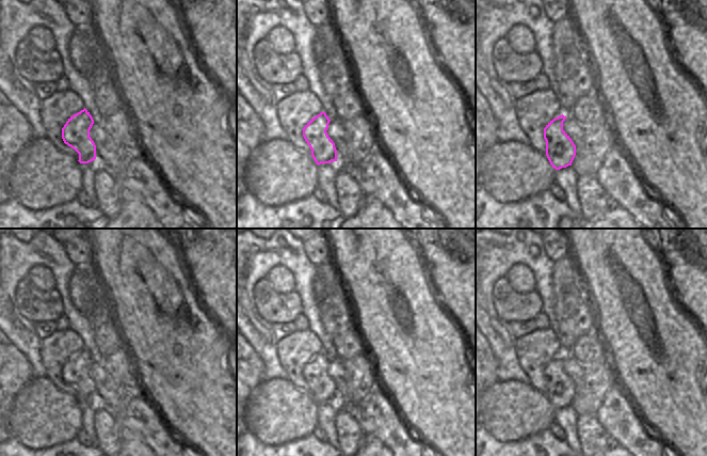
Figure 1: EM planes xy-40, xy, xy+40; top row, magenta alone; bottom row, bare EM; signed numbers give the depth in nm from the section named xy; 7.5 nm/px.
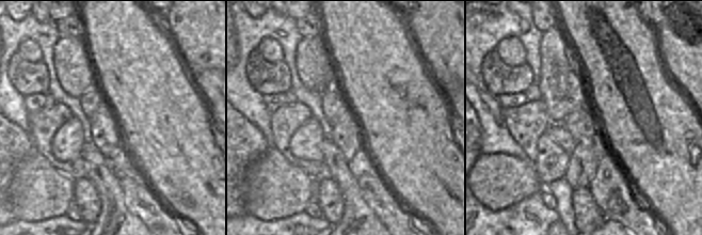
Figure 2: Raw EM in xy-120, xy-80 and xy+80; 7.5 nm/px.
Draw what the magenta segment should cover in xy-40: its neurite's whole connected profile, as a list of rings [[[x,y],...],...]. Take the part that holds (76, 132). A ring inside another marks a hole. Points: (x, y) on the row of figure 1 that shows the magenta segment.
[[[84,108],[68,119],[62,128],[62,139],[65,144],[79,154],[80,163],[89,163],[96,159],[96,145],[90,137],[94,120]]]

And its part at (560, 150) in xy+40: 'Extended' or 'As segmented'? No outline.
As segmented

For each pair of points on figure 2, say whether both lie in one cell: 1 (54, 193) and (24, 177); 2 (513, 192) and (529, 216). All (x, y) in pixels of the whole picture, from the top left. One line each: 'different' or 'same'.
1: same
2: different

